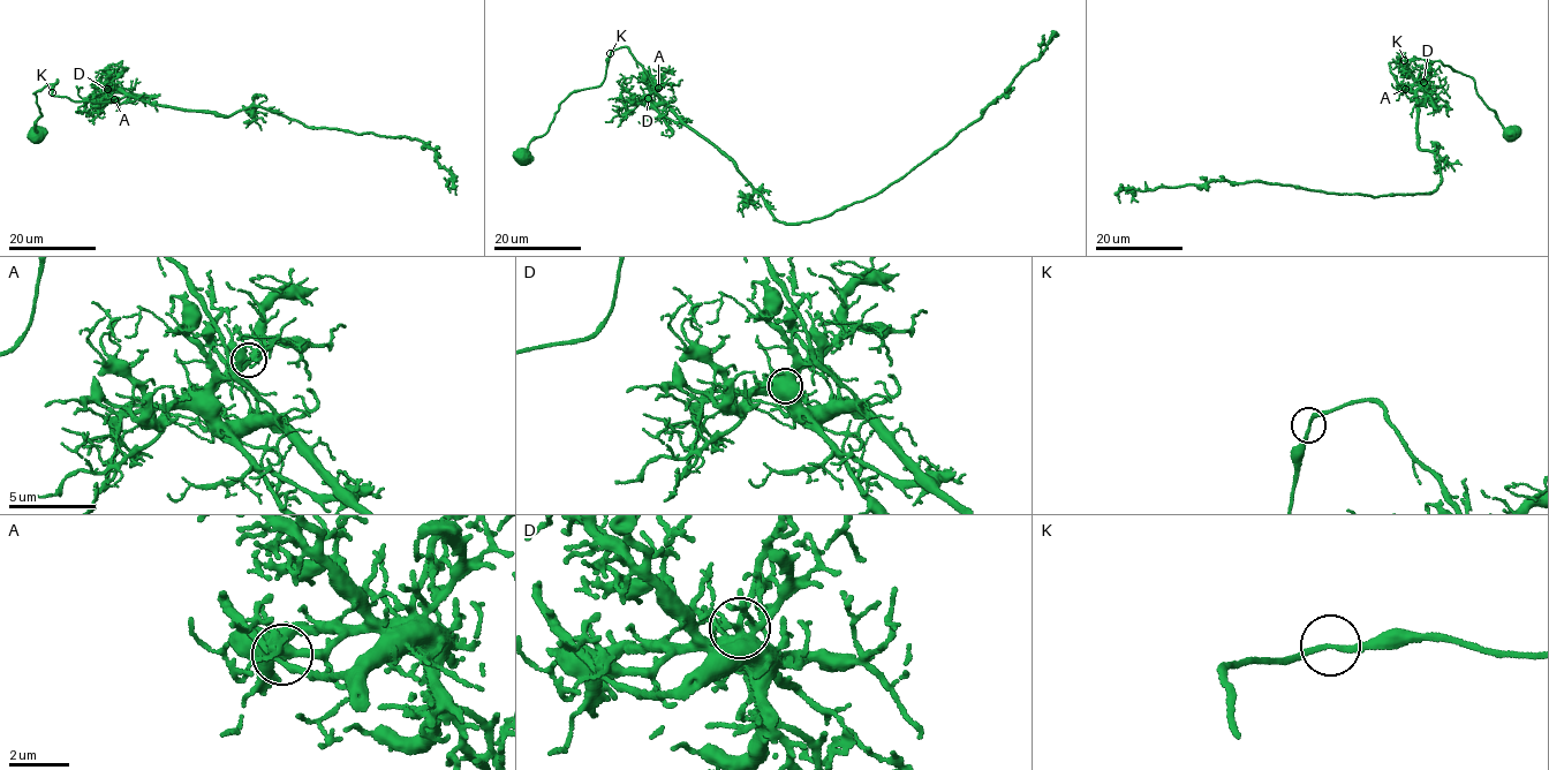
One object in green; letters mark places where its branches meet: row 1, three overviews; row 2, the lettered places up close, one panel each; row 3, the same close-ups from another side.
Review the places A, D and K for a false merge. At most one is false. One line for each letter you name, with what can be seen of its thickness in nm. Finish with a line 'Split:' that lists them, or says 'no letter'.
Split: no letter

